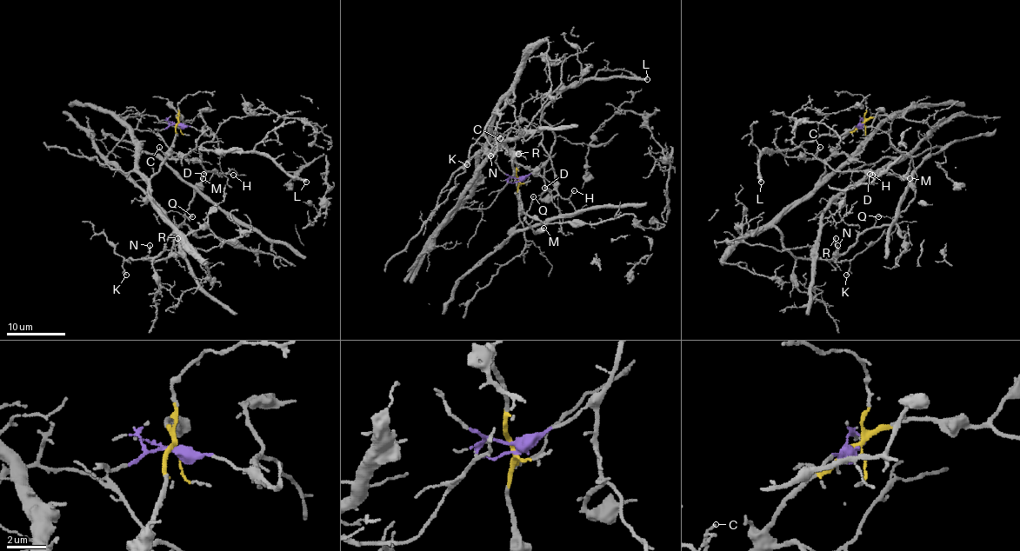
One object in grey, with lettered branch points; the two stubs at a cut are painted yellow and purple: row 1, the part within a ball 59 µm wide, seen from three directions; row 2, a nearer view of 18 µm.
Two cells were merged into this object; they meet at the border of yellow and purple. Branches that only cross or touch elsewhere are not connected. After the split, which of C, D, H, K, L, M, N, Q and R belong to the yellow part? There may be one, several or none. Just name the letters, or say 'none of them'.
C, K, M, N, Q, R

